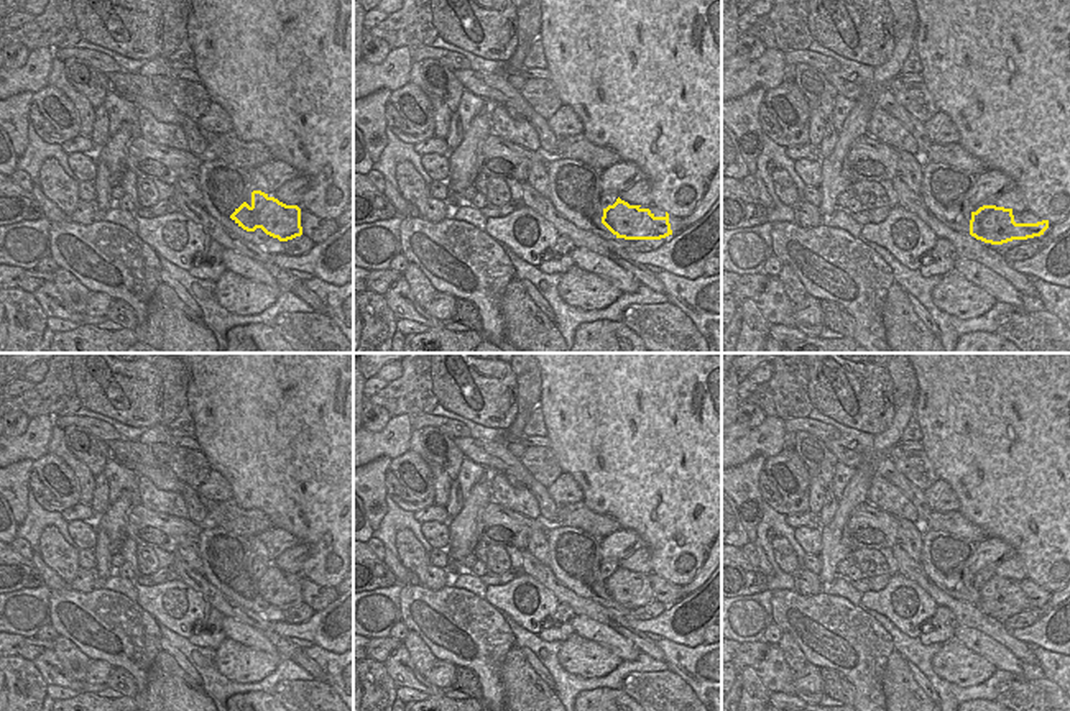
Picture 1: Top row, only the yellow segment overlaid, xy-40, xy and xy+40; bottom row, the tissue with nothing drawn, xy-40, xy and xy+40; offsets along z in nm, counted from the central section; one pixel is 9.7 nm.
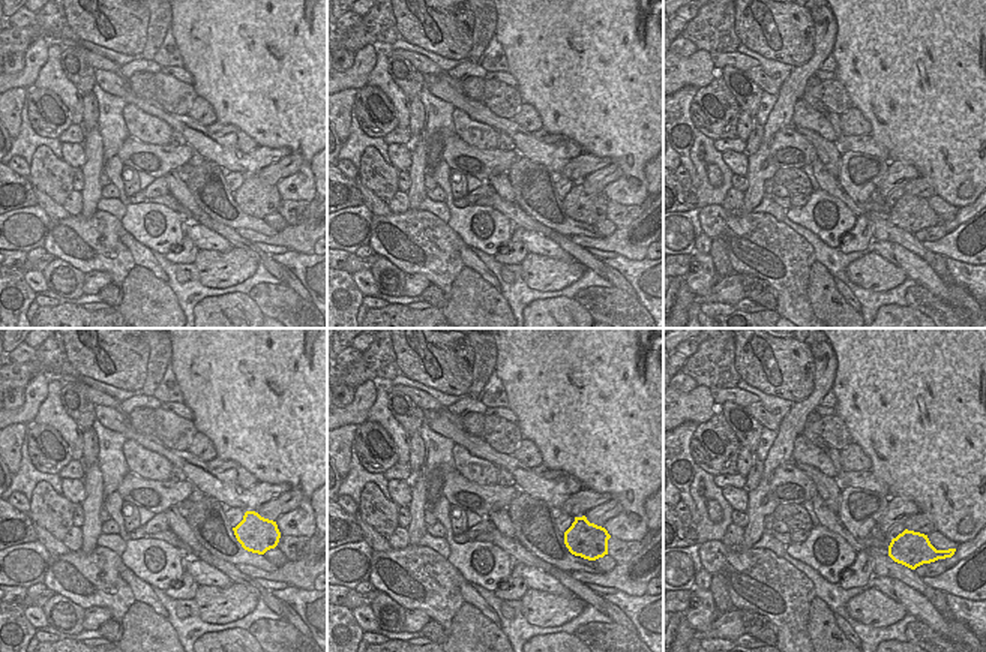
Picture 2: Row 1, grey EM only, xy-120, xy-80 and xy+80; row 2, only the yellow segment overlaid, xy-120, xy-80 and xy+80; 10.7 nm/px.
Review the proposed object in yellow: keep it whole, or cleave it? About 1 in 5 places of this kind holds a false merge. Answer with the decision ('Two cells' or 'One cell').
One cell.

